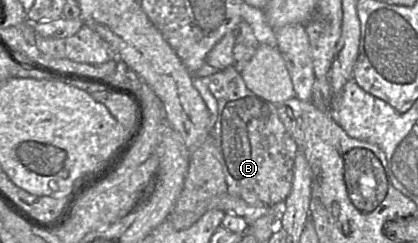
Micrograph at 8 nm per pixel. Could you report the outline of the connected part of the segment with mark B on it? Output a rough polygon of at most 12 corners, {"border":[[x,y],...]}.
{"border":[[233,66],[210,75],[227,192],[282,205],[298,146]]}

